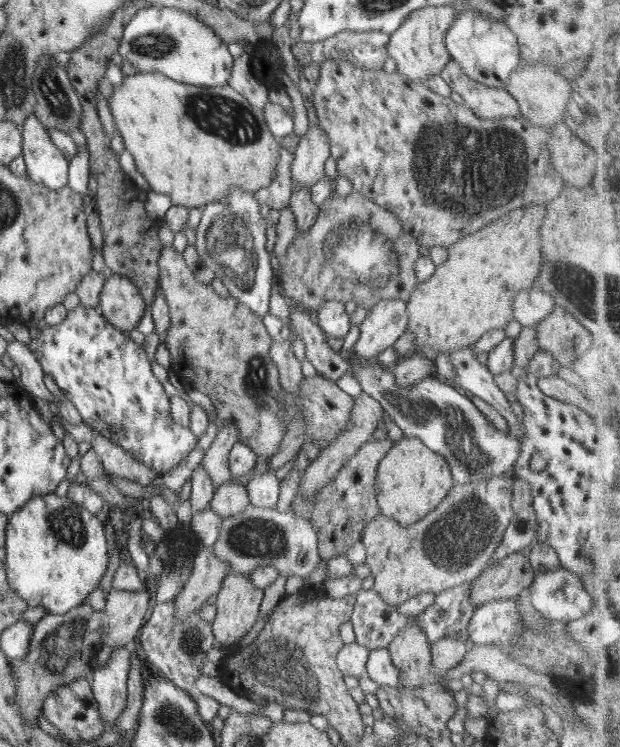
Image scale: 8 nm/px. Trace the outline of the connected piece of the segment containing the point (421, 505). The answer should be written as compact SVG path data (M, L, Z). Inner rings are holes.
M404 437L393 444L379 463L375 499L381 515L400 525L412 525L435 510L453 486L449 463L422 441Z

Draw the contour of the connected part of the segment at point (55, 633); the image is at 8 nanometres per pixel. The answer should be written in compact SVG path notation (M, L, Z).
M146 588L140 591L118 591L112 589L106 597L106 605L103 610L93 609L90 605L83 604L76 609L69 610L66 614L47 614L35 623L35 632L31 634L29 651L24 658L10 660L9 665L17 684L17 705L21 710L20 716L28 726L38 728L38 716L43 708L44 699L58 685L64 685L70 681L76 681L78 677L91 678L93 674L91 663L94 662L95 655L98 654L101 646L115 648L128 645L138 640L140 629L145 625L146 619L153 607L152 595Z

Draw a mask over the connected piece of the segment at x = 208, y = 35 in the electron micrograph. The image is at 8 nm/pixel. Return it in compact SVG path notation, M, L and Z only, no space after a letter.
M150 7L138 10L123 31L117 50L138 72L158 71L176 82L194 86L226 86L236 62L227 44L210 26L206 26L196 15L176 8Z

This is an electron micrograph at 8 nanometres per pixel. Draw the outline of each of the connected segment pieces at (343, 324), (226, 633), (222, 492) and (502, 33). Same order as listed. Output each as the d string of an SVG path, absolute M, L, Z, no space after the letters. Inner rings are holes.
M338 301L323 302L315 314L316 323L333 342L341 342L348 334L350 317L345 304Z
M234 571L226 575L222 581L222 587L217 593L216 599L217 613L212 623L213 635L217 642L230 645L238 642L245 634L252 630L252 626L258 620L260 603L264 596L262 589L257 588L248 574L235 573Z
M234 479L214 490L210 510L221 518L242 513L250 505L248 490L244 481Z
M464 10L456 15L445 38L445 46L458 66L468 77L488 87L504 87L509 76L521 62L517 39L504 21L492 20L488 15L474 10Z

